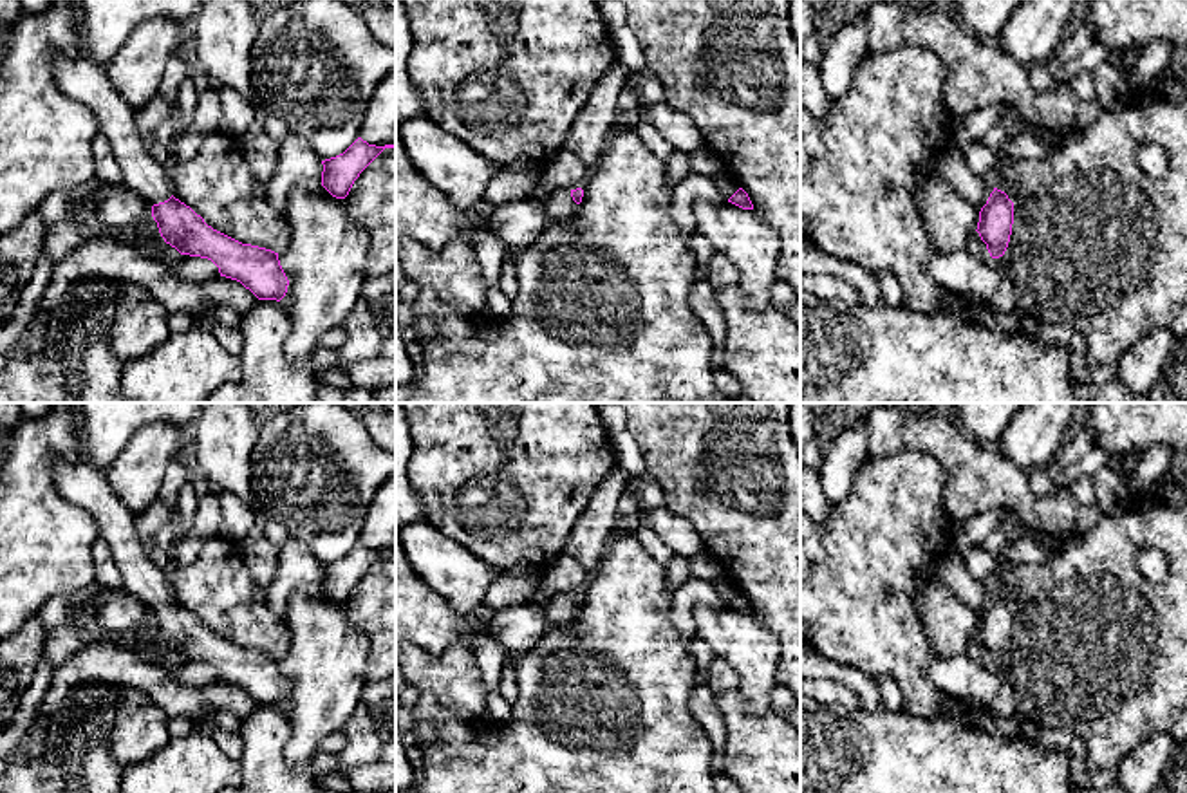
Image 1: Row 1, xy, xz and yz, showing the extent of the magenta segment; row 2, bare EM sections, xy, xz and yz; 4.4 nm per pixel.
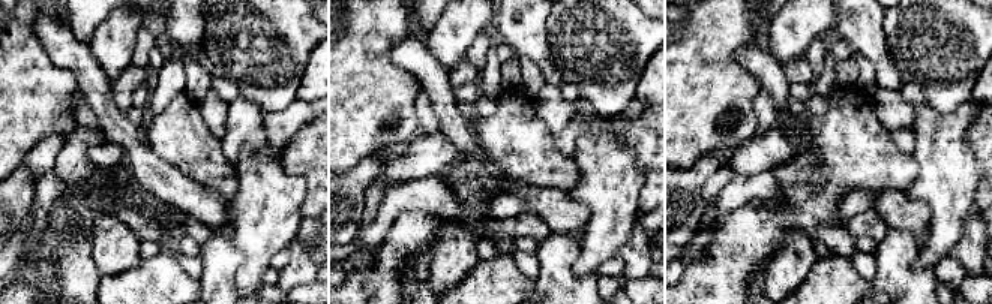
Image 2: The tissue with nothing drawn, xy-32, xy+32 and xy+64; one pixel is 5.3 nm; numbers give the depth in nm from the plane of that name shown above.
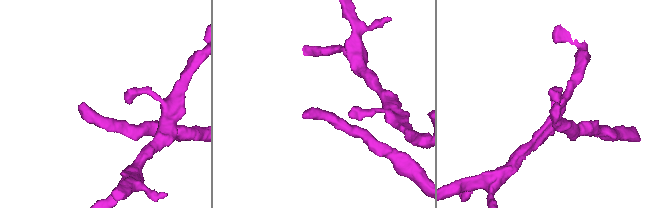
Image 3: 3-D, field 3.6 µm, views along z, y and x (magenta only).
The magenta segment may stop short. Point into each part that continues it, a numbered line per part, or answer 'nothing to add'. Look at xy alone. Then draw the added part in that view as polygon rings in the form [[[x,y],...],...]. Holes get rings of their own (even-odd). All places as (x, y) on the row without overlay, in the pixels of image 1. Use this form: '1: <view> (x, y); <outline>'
1: xy (80, 485); [[[54,459],[58,491],[65,502],[85,509],[108,544],[123,576],[123,589],[150,611],[168,605],[173,596],[168,576],[154,565],[136,529],[136,515],[108,484],[107,473],[89,461]]]

